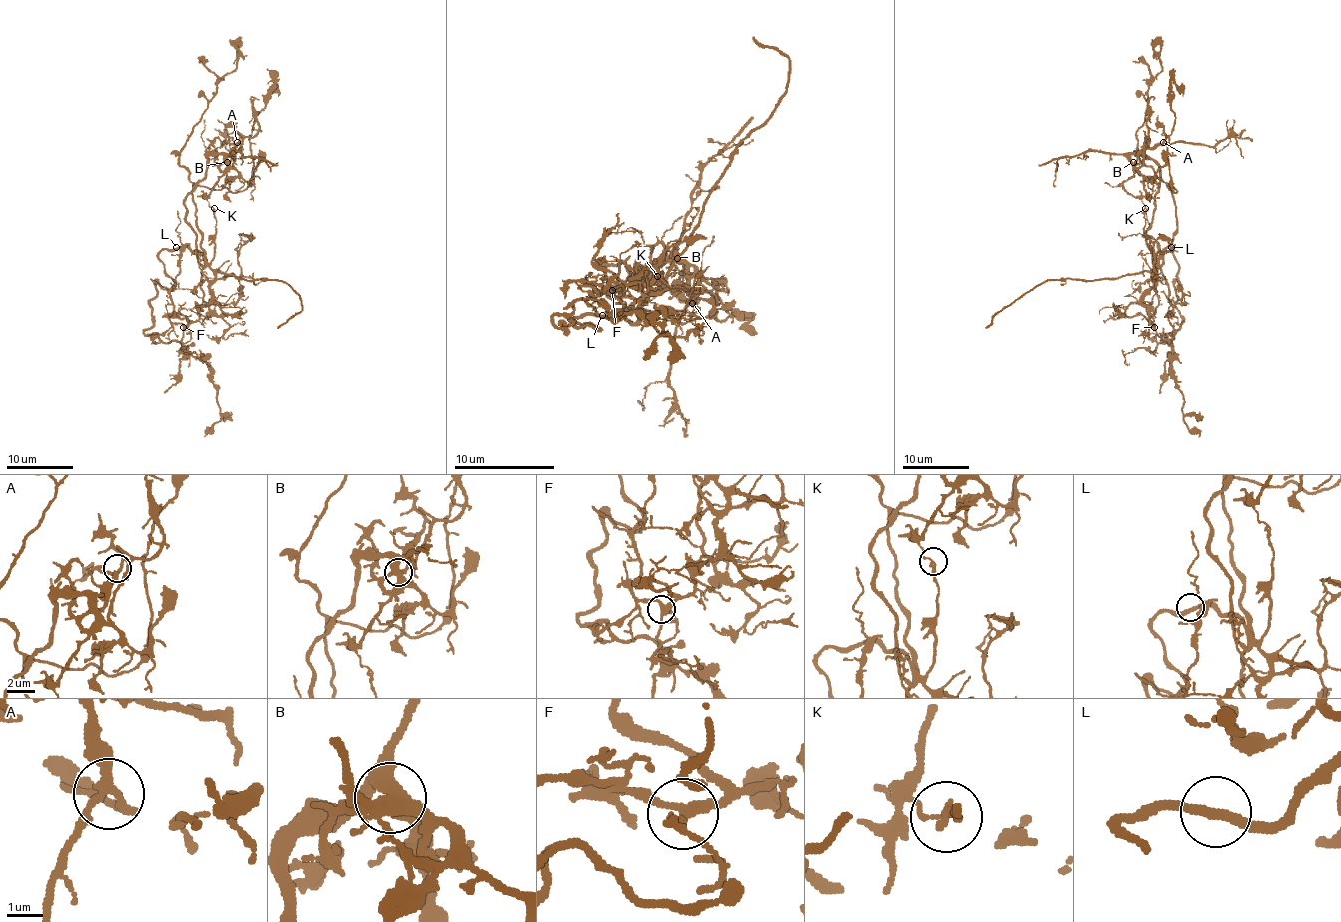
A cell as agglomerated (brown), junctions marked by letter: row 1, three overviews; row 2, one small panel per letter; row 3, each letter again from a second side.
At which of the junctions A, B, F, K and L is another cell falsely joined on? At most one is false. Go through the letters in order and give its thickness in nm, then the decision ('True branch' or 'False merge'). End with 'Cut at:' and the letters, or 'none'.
A: Thickness 240 nm. True branch
B: Thickness 440 nm. True branch
F: Thickness 280 nm. True branch
K: Thickness 160 nm. False merge
L: Thickness 280 nm. True branch
Cut at: K

